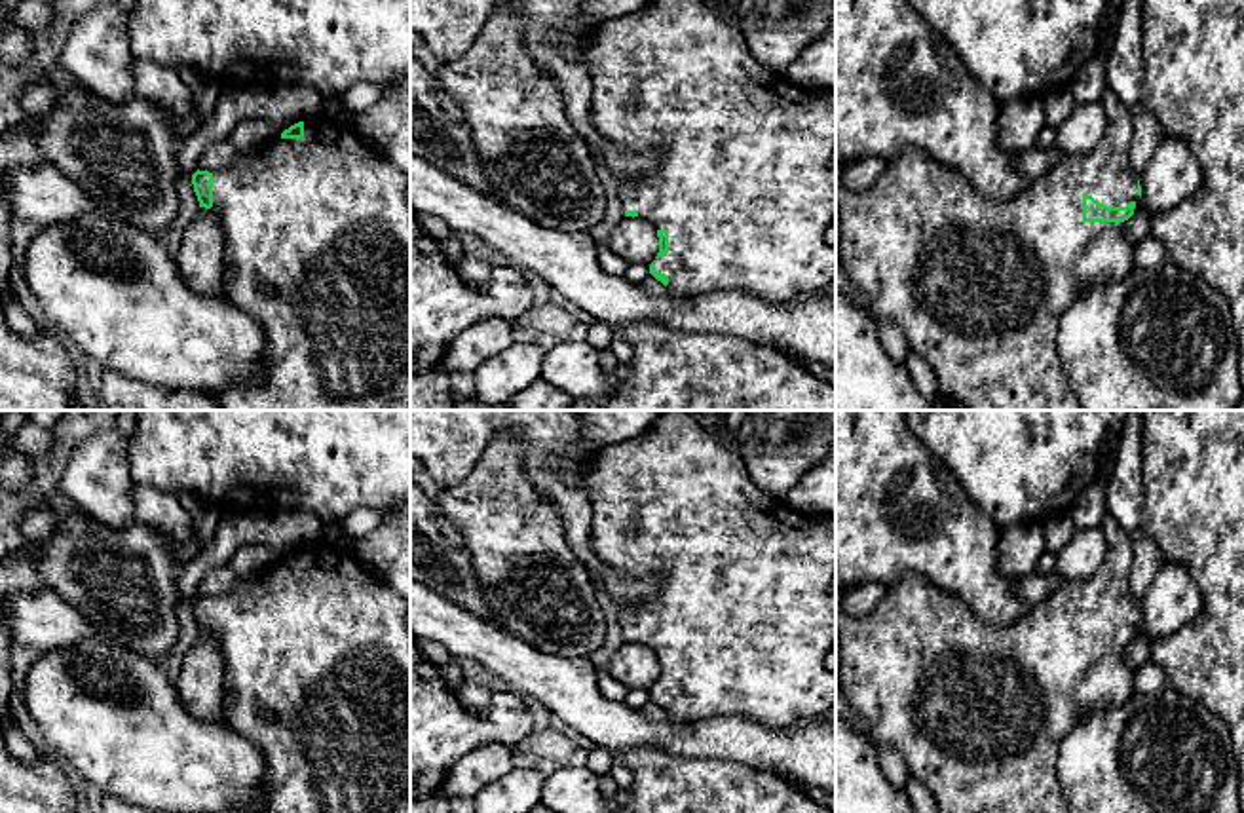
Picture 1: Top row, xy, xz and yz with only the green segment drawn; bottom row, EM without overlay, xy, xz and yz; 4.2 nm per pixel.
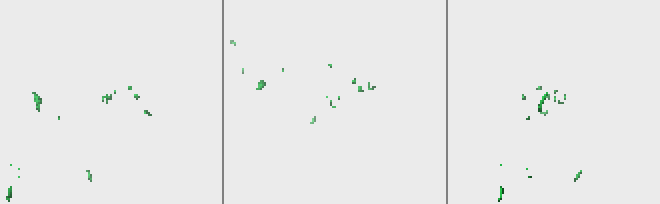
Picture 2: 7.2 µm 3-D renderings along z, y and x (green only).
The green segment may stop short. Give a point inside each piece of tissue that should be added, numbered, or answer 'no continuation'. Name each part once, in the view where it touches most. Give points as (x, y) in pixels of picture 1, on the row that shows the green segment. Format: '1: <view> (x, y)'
1: yz (977, 285)

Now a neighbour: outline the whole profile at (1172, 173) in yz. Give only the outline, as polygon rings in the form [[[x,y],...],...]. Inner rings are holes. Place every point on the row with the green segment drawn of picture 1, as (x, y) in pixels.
[[[1162,135],[1140,179],[1143,207],[1153,215],[1170,211],[1198,188],[1200,179],[1202,169],[1189,144]]]

